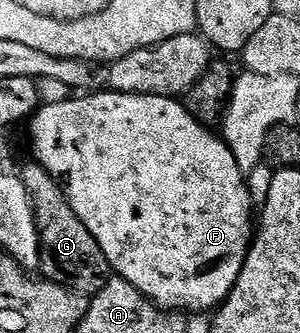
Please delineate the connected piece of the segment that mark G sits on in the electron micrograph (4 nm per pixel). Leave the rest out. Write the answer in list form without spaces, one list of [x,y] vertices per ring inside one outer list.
[[[29,162],[20,171],[22,185],[30,196],[30,204],[34,208],[34,222],[38,228],[38,247],[42,254],[41,275],[53,277],[53,272],[62,276],[102,276],[111,275],[110,264],[104,258],[100,246],[88,229],[80,222],[80,218],[62,192],[62,185],[51,178],[37,162]]]

